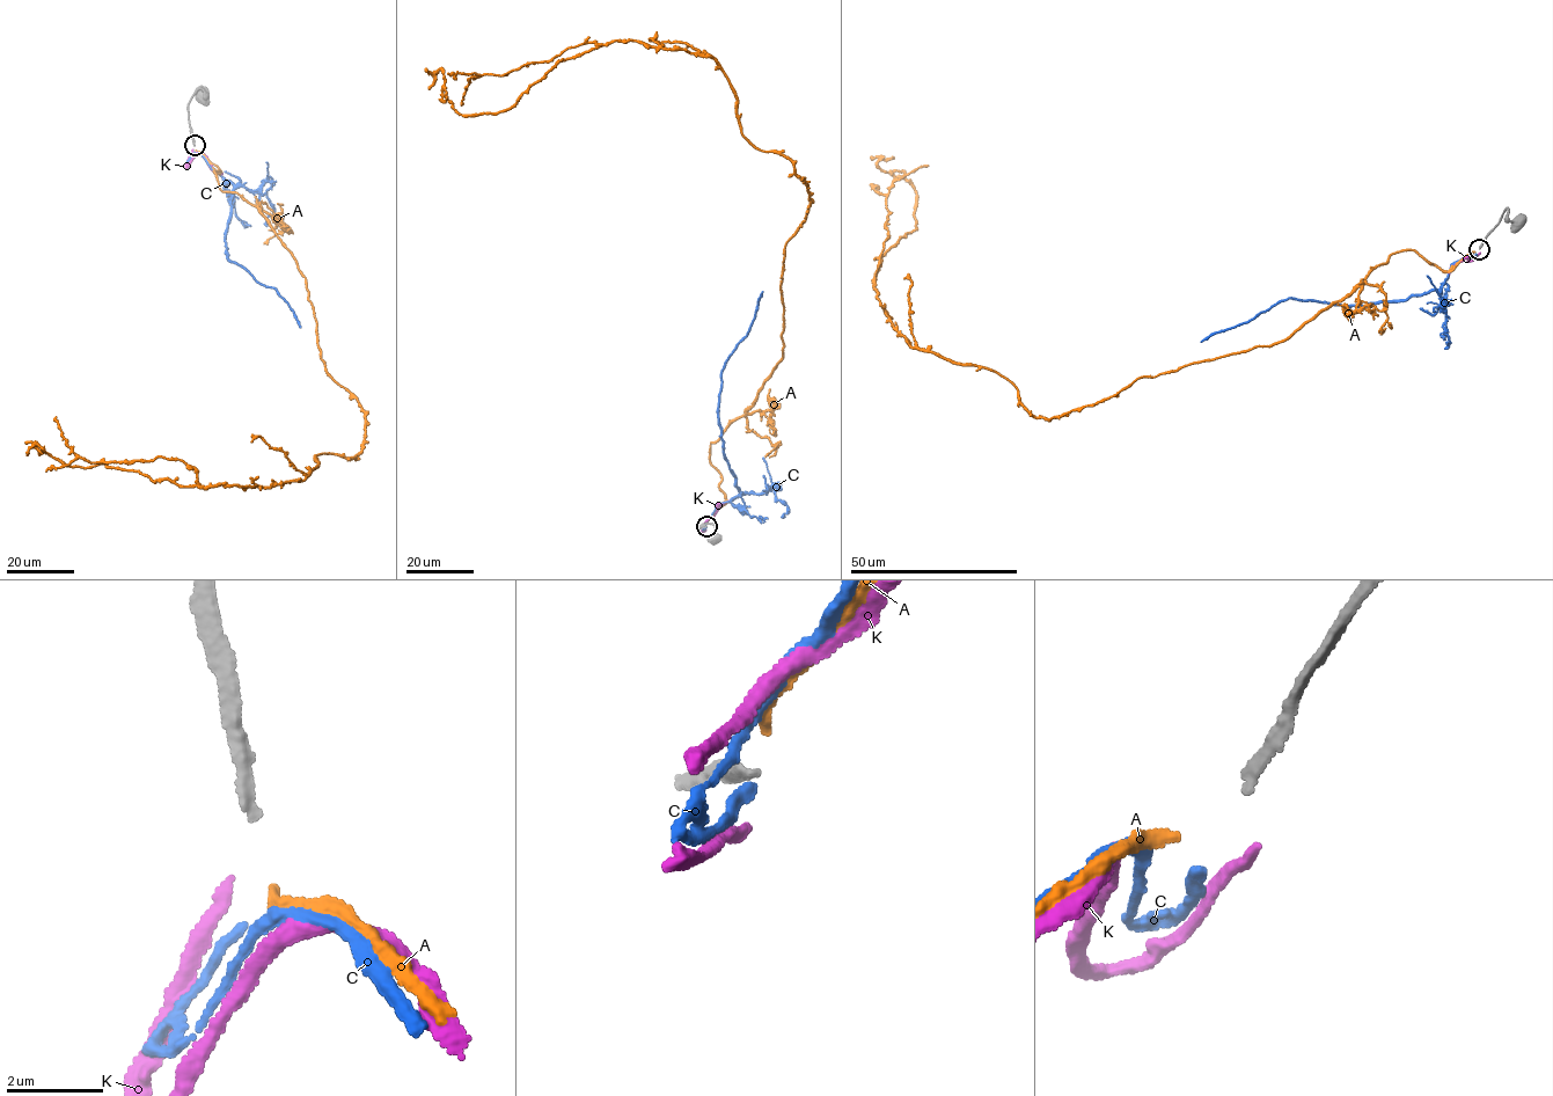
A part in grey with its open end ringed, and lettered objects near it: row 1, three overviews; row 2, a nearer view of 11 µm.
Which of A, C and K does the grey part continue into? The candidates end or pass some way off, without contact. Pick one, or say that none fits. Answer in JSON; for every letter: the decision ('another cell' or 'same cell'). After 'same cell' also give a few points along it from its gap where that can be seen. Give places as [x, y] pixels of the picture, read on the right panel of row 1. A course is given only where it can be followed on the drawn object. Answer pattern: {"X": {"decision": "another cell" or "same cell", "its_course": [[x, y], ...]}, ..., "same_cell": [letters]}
{"A": {"decision": "same cell", "its_course": [[1474, 251], [1392, 253], [1274, 344], [1034, 418], [878, 300], [916, 225], [894, 156]]}, "C": {"decision": "another cell"}, "K": {"decision": "another cell"}, "same_cell": ["A"]}

